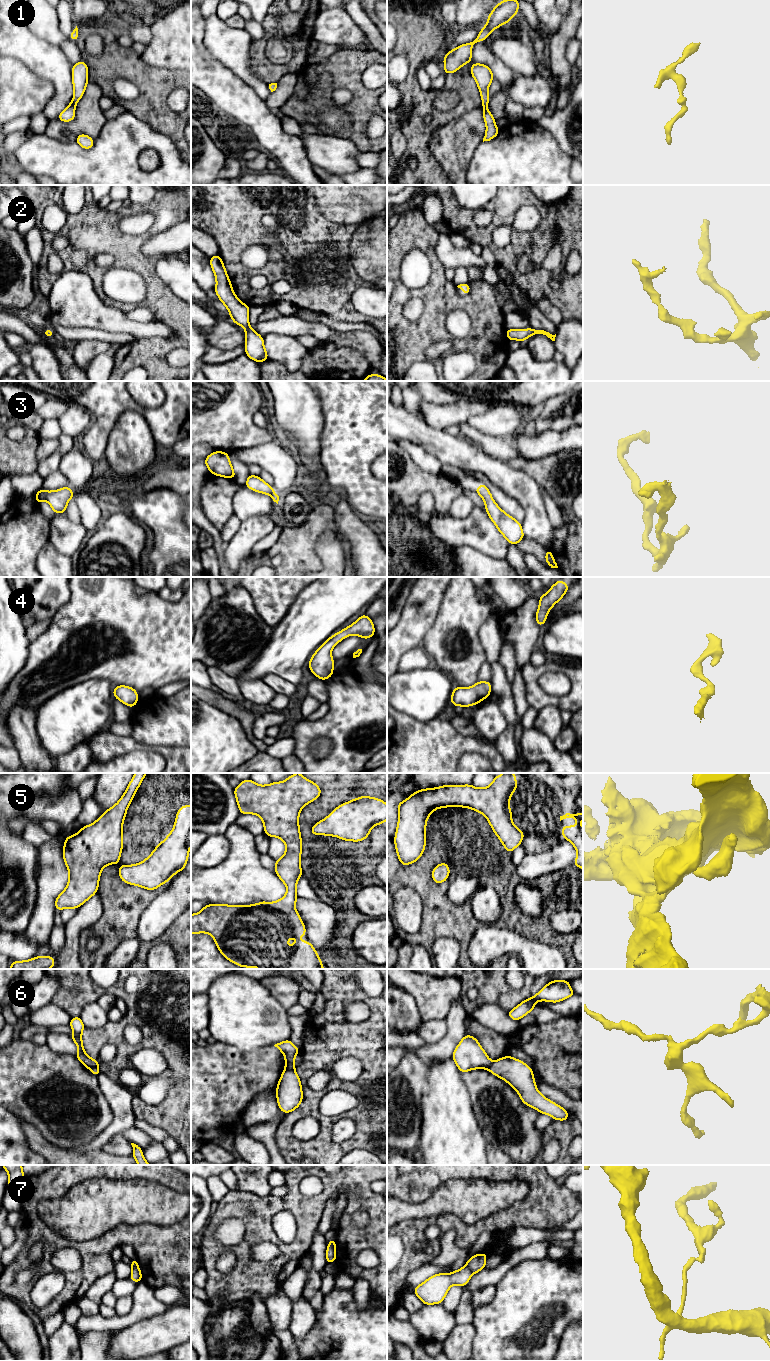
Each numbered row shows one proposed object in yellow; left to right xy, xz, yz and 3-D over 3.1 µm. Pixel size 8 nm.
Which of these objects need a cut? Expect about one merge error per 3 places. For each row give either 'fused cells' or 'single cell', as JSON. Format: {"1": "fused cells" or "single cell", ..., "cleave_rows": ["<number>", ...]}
{"1": "single cell", "2": "single cell", "3": "single cell", "4": "single cell", "5": "single cell", "6": "fused cells", "7": "fused cells", "cleave_rows": ["6", "7"]}

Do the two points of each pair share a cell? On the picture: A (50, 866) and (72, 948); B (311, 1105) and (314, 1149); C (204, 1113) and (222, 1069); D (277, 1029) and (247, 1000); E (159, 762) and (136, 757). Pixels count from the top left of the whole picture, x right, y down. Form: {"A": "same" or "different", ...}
{"A": "different", "B": "same", "C": "same", "D": "same", "E": "same"}

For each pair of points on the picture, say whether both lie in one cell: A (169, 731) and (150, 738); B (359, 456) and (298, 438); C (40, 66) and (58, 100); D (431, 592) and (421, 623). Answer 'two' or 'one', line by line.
A: one
B: two
C: one
D: one

